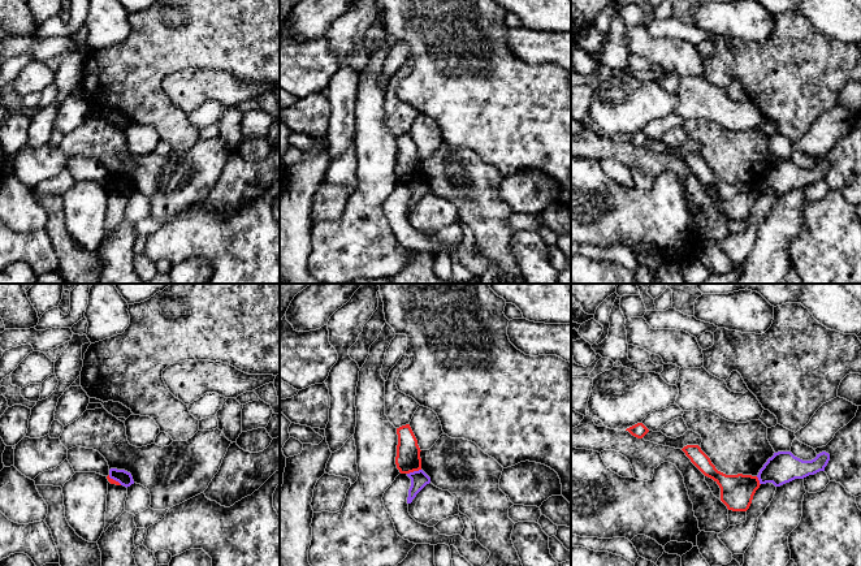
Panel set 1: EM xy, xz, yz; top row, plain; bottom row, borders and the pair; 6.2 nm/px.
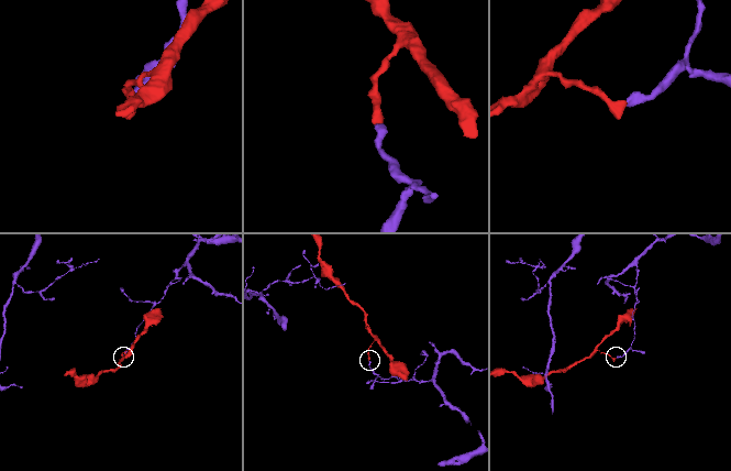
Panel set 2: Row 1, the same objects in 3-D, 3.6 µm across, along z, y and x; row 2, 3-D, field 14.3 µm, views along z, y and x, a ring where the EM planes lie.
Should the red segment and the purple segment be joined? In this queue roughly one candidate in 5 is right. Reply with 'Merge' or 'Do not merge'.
Do not merge

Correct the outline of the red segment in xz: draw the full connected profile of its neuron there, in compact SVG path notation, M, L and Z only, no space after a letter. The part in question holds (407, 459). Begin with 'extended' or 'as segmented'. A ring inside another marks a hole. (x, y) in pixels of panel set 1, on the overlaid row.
as segmented; M410 424L397 428L398 445L395 465L401 474L421 470L420 448Z

